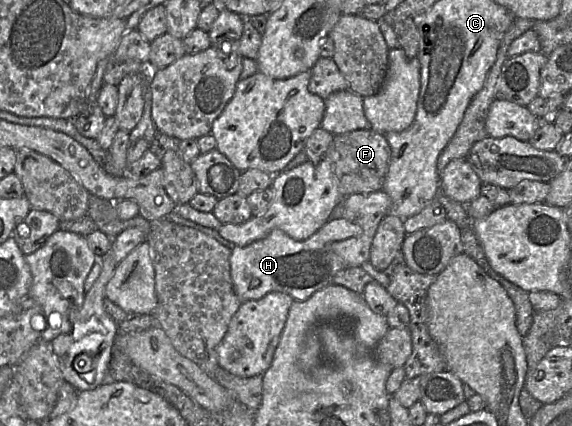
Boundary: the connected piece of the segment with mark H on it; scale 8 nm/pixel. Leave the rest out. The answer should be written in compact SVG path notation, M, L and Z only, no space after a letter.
M344 219L327 221L317 232L305 240L295 240L280 229L273 229L265 238L252 242L247 246L235 246L230 254L230 273L234 291L241 302L259 300L270 292L282 292L294 300L304 301L319 289L332 283L333 277L345 265L342 260L330 250L330 244L361 234L361 228Z

